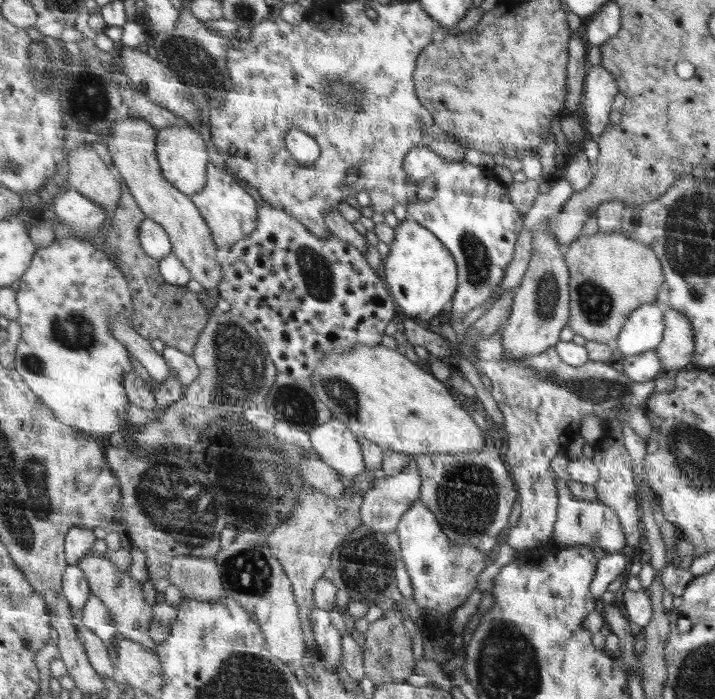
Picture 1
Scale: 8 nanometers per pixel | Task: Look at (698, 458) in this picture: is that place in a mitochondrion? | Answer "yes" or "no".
yes

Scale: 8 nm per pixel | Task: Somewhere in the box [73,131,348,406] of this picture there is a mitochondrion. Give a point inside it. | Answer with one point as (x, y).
(318, 270)

